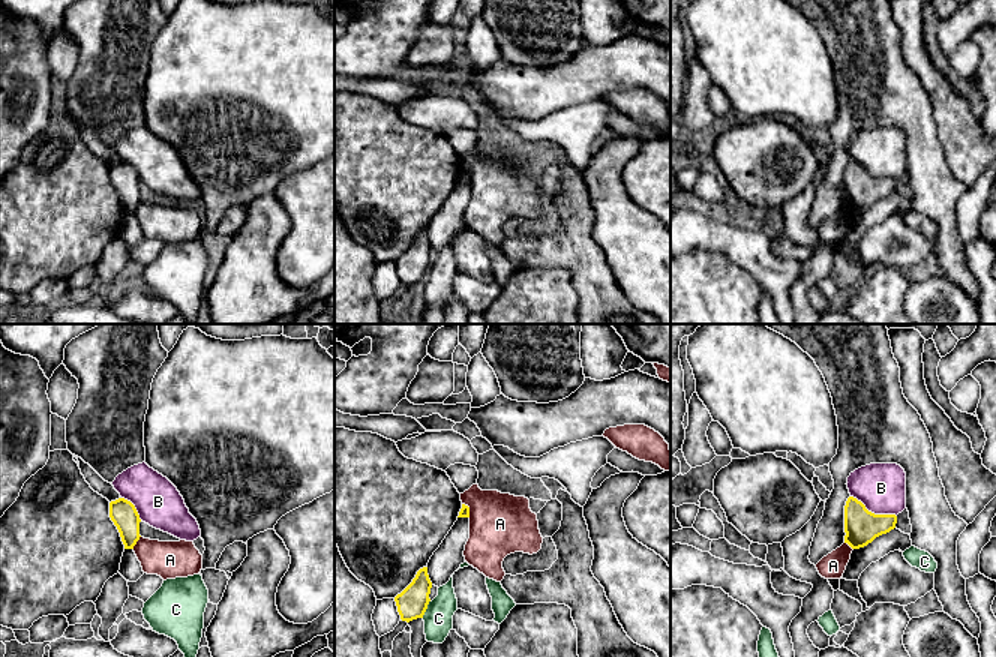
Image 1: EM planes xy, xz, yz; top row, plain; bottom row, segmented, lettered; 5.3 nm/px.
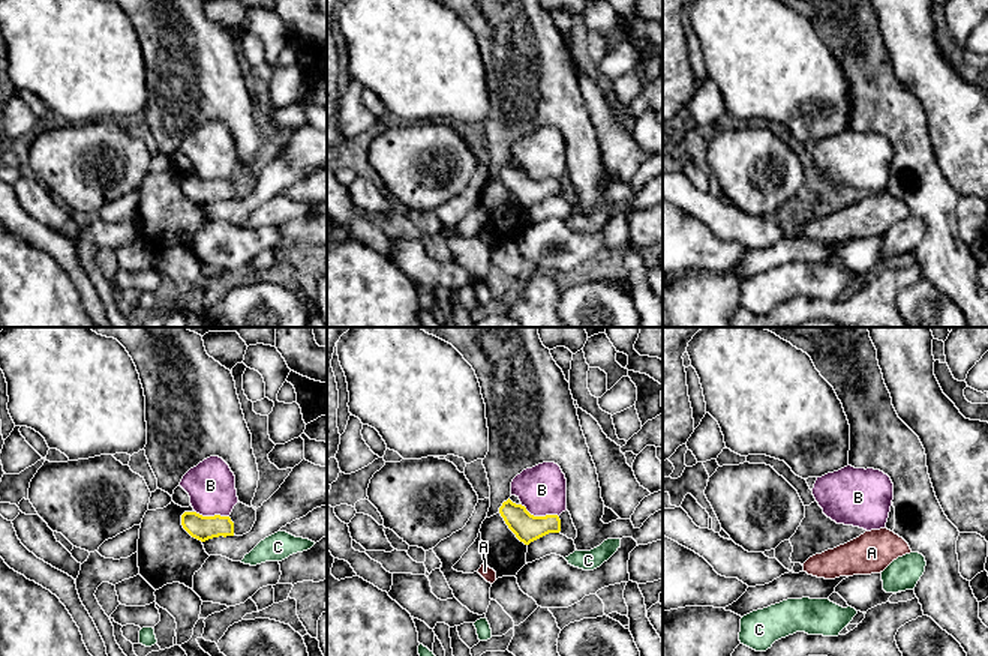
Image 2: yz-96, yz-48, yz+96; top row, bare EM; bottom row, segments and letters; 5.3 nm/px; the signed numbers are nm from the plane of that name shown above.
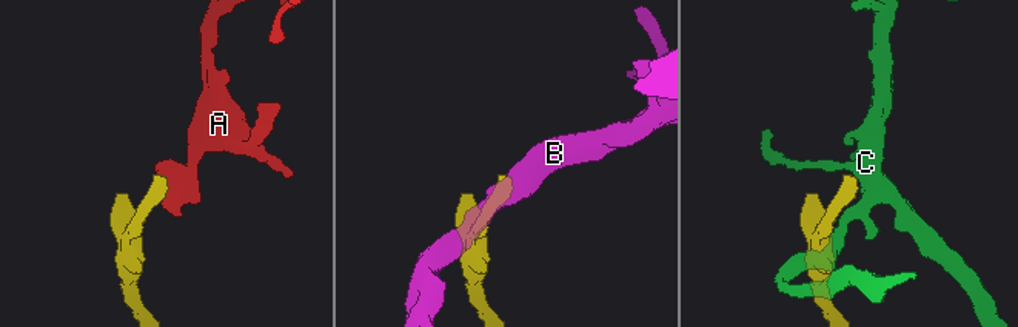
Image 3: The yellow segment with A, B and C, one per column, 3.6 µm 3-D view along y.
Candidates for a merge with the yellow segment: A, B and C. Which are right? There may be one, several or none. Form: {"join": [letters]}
{"join": []}

